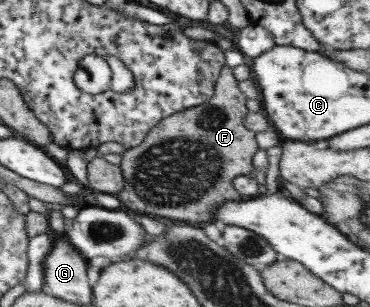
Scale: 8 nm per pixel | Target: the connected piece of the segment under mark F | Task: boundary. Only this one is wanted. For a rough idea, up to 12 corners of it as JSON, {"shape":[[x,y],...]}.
{"shape":[[225,64],[211,99],[121,154],[129,212],[199,223],[259,149]]}

